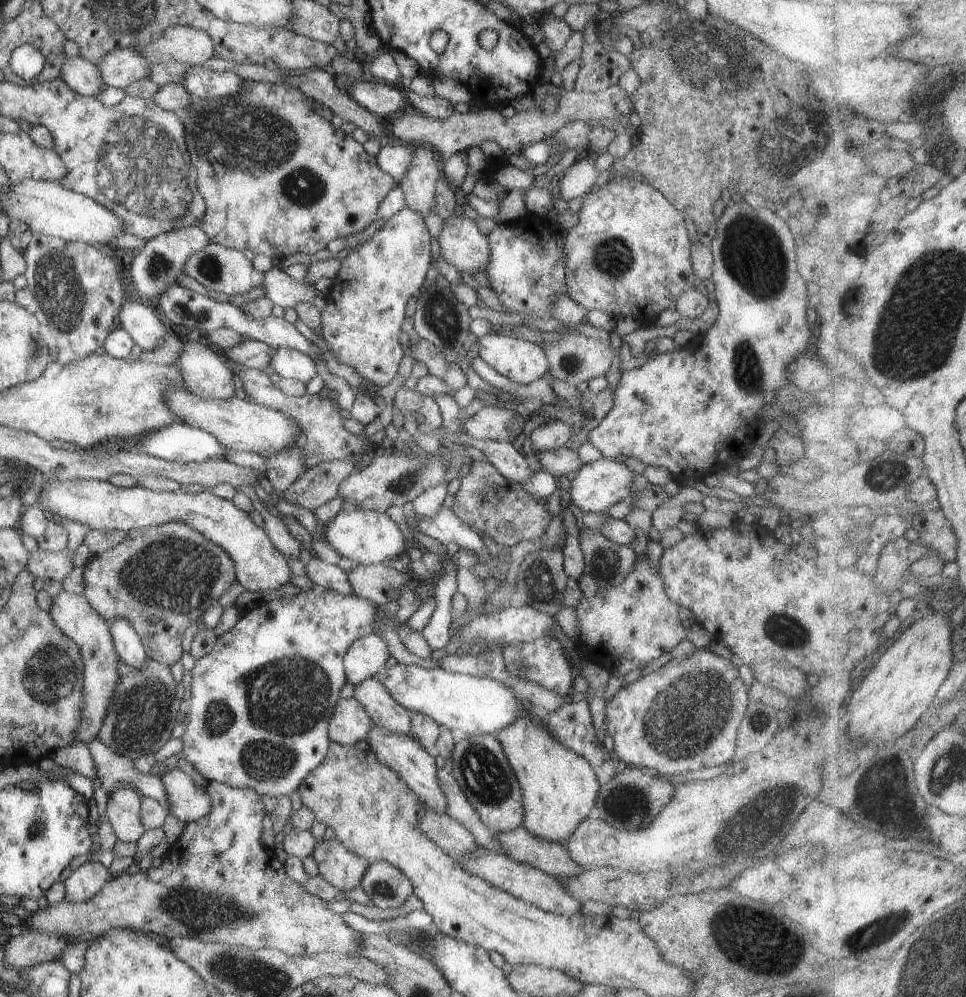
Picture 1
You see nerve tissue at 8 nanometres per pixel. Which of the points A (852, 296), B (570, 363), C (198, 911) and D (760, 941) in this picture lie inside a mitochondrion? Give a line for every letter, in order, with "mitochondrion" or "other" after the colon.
A: other
B: mitochondrion
C: mitochondrion
D: mitochondrion

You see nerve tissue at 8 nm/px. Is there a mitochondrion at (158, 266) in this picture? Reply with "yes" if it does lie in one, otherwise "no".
yes

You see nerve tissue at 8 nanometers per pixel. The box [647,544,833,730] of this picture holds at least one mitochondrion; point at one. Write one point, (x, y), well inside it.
(784, 629)

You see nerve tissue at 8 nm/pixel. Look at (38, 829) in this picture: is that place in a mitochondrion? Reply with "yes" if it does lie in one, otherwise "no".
yes

